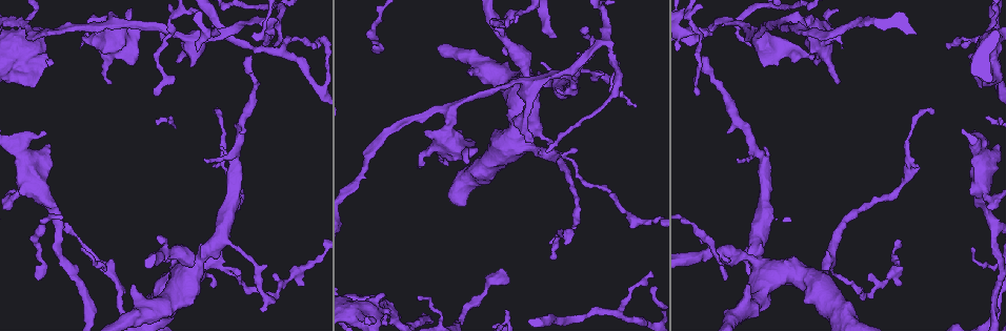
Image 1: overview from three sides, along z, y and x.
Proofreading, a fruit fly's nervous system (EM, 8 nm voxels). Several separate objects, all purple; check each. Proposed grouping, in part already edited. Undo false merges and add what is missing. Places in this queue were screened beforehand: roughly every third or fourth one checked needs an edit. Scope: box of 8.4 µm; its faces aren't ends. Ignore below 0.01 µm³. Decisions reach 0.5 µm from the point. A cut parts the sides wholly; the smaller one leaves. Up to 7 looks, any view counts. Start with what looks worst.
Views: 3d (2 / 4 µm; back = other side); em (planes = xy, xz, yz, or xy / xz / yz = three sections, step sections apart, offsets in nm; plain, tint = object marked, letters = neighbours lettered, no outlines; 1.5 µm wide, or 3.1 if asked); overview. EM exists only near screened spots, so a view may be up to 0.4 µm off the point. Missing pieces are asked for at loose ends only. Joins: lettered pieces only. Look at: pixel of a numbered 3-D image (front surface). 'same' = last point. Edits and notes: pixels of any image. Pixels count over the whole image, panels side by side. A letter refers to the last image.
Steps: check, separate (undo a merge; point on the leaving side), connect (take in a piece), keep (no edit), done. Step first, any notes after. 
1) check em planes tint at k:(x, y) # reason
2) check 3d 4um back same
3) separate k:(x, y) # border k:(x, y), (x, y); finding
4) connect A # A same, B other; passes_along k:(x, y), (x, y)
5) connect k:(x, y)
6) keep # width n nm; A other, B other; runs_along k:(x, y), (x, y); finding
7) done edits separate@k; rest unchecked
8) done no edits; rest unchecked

check em planes letters at 1:(219, 35) # free end

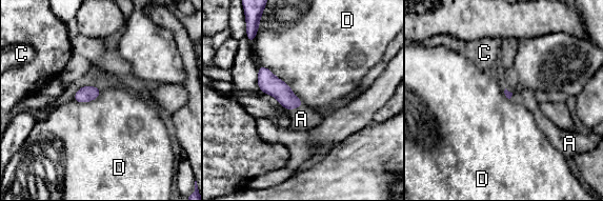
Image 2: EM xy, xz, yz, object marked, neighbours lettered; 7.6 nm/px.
connect A # A same, C other, D other; passes_along 2:(272, 85), (296, 107), (301, 119); it goes on there

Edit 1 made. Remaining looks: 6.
check em yz step 4 tint at 1:(450, 112)

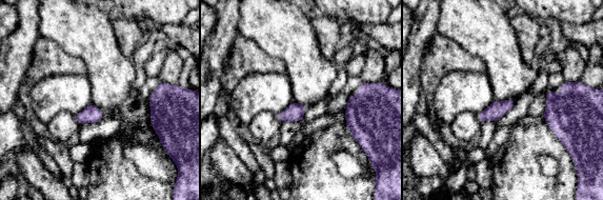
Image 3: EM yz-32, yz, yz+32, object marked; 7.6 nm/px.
check em xy step 8 letters same # cut it another way

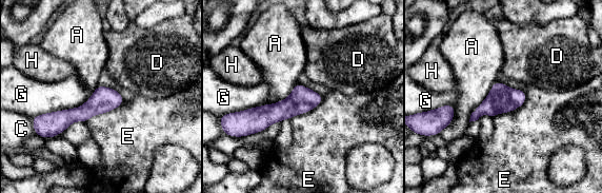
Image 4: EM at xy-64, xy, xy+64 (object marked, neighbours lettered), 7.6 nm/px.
keep # A other, C other, D other, E other, G other, H other; border 4:(524, 90), (521, 105), (493, 117); one neuron here

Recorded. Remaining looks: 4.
check 3d 2um at 1:(38, 278)

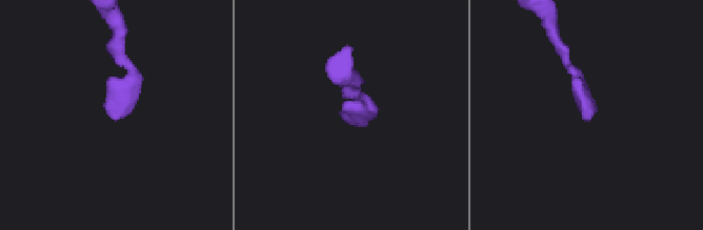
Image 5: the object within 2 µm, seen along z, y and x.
check em xy step 8 tint at 5:(349, 110)

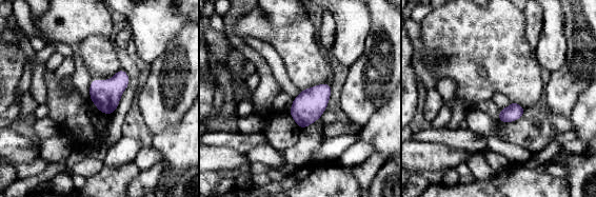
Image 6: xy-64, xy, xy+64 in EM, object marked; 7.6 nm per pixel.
check em planes letters same # cut it another way

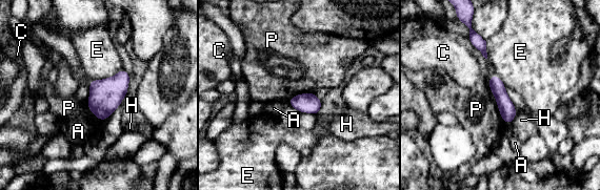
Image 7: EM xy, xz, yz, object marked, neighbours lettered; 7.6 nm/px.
keep # A other, C other, E other, H other, P other; runs_along 7:(493, 78), (507, 110), (508, 121); none of them fits

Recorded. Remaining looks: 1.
done edits connect@2; rest unchecked

